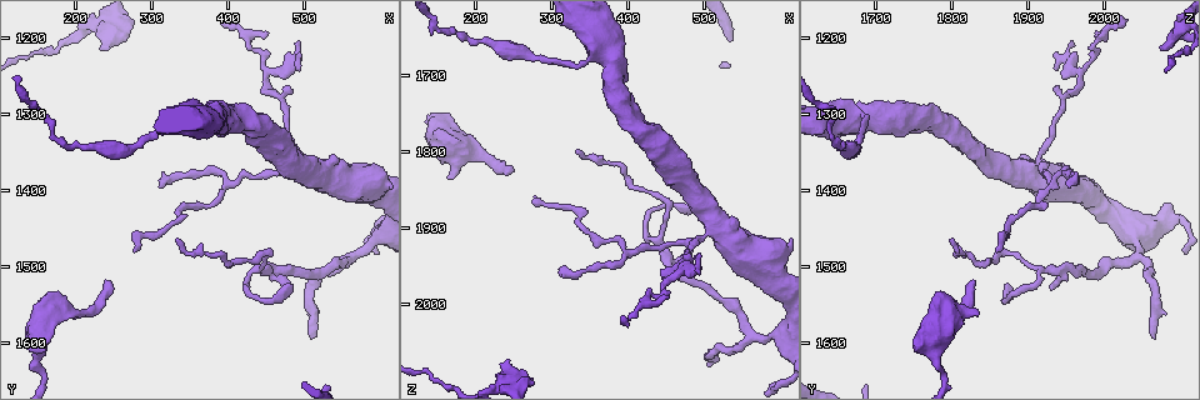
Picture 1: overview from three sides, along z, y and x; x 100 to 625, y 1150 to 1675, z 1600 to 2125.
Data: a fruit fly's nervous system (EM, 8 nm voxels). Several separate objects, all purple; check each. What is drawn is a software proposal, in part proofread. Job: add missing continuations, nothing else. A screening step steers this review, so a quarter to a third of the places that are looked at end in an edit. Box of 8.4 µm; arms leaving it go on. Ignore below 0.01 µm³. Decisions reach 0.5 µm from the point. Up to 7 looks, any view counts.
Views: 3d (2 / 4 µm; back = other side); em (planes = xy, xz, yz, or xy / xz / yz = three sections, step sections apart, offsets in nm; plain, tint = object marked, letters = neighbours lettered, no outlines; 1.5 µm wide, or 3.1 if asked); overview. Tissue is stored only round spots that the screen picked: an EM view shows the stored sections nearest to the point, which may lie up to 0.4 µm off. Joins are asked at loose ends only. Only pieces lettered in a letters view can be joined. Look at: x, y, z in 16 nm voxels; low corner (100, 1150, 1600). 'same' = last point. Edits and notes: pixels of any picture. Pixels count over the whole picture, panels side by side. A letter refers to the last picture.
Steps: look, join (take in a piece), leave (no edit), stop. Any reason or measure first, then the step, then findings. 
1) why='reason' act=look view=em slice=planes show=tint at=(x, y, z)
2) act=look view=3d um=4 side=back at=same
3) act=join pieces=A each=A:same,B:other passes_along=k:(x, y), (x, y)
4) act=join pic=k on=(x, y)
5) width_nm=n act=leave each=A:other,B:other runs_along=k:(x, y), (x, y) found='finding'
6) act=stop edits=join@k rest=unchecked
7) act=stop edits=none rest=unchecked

why='free end' act=look view=em slice=planes show=letters at=(510, 1595, 2070)

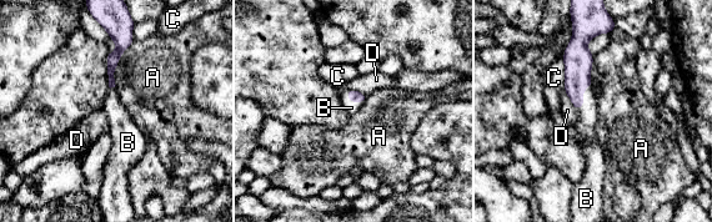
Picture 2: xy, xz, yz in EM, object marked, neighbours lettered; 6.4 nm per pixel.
longest_contact=A:340nm act=join pieces=B each=A:other,B:same,C:other,D:other found='the cell continues'

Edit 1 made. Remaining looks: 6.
act=look view=overview

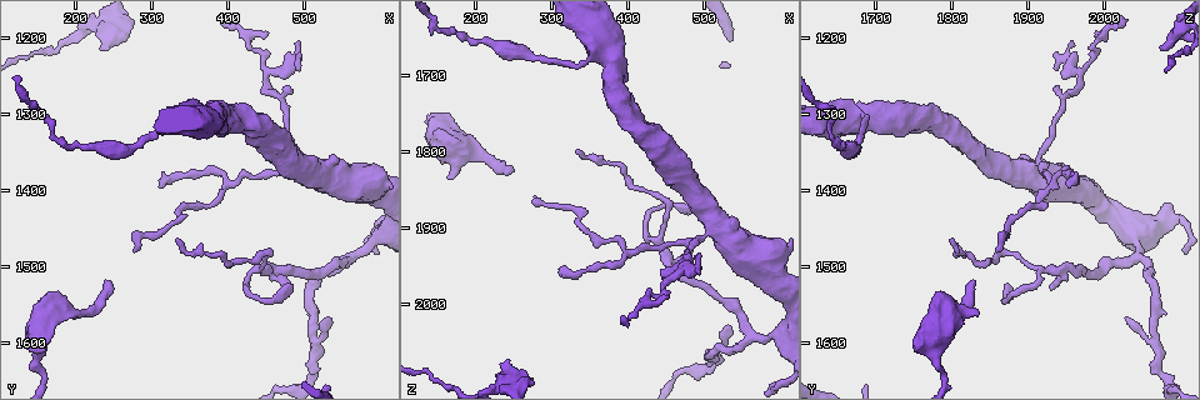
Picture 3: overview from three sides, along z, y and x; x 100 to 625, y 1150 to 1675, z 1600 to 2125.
why='branch stops here' act=look view=3d um=4 at=(245, 1215, 2075)

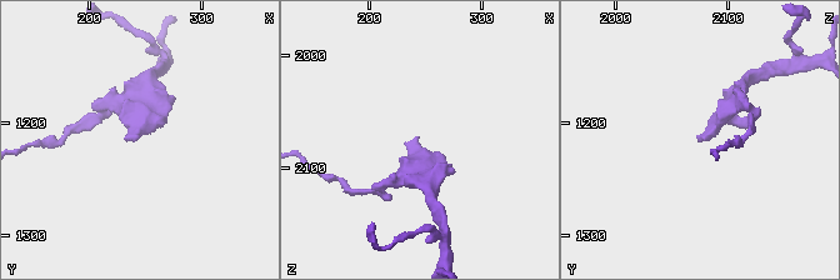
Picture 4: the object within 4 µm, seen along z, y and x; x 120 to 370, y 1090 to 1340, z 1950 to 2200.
act=look view=em slice=planes show=tint at=(240, 1214, 2070)

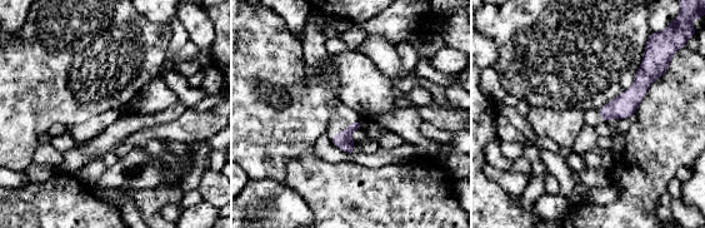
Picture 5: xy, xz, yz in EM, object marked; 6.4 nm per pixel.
why='what lies round it' act=look view=em slice=planes show=letters at=same

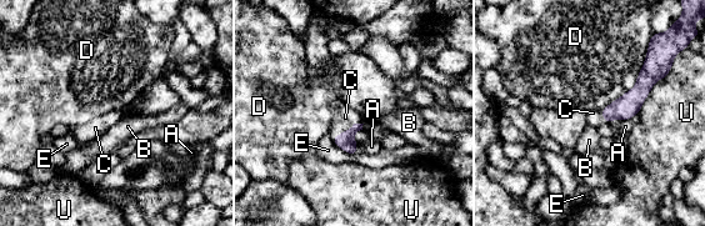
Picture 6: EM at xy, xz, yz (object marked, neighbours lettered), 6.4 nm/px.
width_nm=100 act=join pieces=C each=A:other,B:other,C:same,D:other,E:other,U:other passes_along=6:(345, 141), (348, 130), (345, 117) found='the cell continues'

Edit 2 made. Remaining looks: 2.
why='branch stops here' act=look view=em slice=planes show=letters at=(240, 1515, 1830)

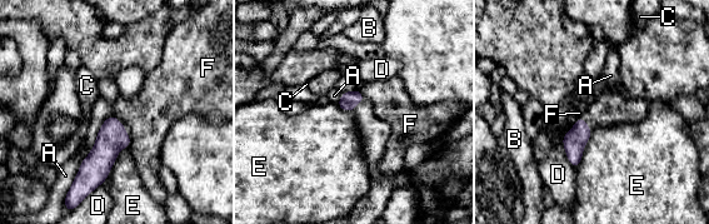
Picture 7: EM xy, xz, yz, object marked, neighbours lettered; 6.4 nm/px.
act=leave each=A:other,B:other,C:other,D:other,E:other,F:other border=7:(113, 114), (100, 127), (88, 154) found='no lettered piece goes on from it'

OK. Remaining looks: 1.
act=stop edits=join@2,join@6 rest=unchecked

